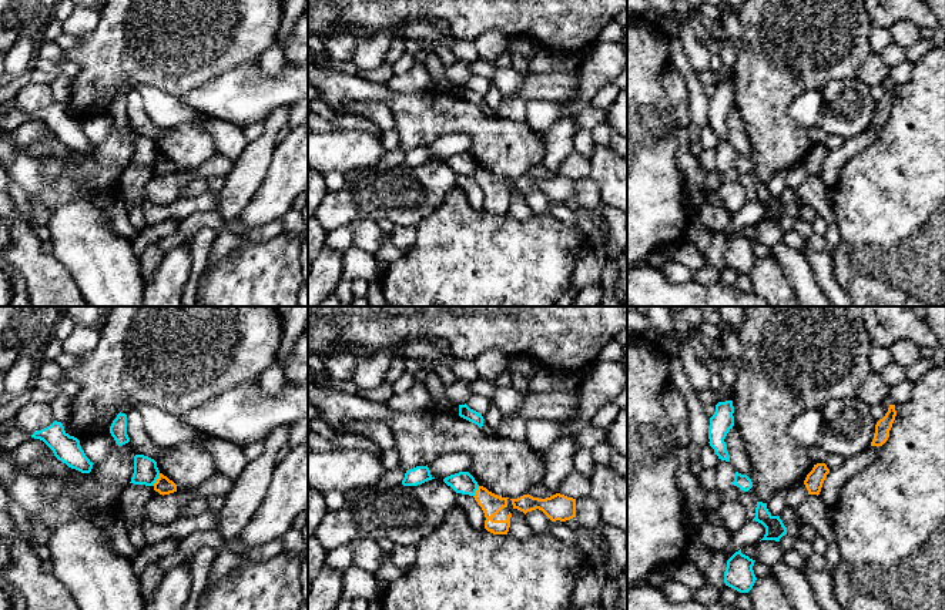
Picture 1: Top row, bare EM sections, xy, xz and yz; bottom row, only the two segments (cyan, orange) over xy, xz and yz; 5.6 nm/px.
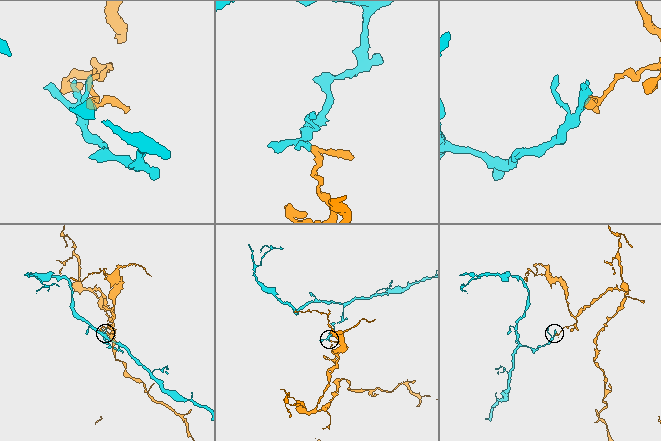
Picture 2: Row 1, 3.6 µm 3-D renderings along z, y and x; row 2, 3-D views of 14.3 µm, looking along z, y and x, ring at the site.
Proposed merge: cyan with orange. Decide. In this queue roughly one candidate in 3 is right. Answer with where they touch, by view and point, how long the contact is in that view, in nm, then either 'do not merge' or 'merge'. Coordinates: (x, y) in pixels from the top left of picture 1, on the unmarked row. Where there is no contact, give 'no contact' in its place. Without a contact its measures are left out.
meets cyan in xy at (157, 158); contact 80 nm long; do not merge

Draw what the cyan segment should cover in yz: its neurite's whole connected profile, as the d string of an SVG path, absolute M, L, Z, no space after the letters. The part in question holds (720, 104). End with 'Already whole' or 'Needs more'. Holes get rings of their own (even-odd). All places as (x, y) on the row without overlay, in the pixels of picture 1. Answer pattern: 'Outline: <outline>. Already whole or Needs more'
Outline: M725 81L718 83L716 86L716 93L710 98L708 124L714 130L718 140L725 143L730 143L730 137L724 120L734 107L733 94L734 94L733 81Z. Already whole

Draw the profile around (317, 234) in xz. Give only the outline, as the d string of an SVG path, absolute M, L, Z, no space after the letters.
M308 218L308 274L312 262L325 247L326 231L315 218Z

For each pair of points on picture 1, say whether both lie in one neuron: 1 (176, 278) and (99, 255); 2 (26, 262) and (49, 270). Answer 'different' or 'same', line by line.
1: different
2: same

